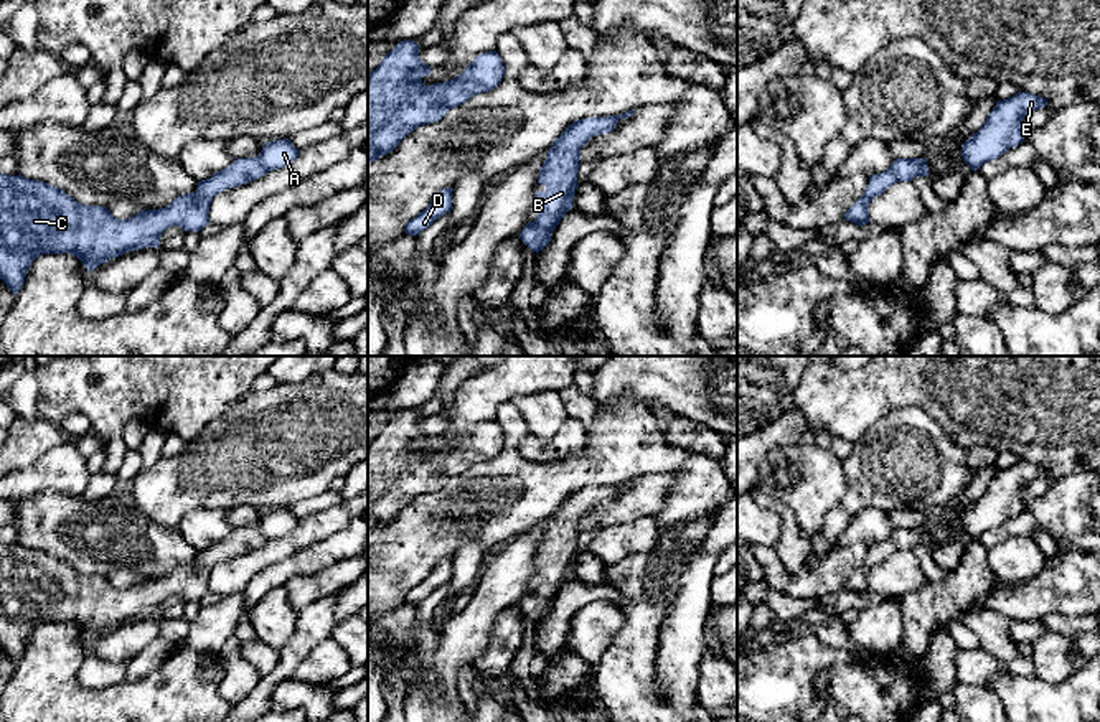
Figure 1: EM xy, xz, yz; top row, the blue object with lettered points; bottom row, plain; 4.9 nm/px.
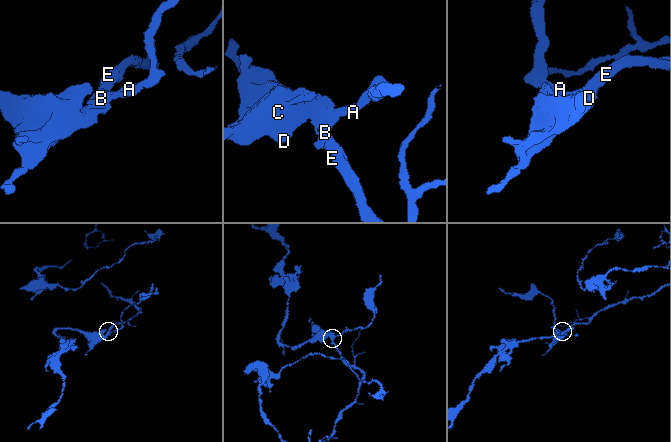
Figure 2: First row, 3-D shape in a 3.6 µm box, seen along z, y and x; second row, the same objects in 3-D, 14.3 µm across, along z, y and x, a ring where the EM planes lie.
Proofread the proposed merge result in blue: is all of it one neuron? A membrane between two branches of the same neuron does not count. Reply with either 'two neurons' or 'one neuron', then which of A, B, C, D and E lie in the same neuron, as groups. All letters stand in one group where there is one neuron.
one neuron; A B C D E

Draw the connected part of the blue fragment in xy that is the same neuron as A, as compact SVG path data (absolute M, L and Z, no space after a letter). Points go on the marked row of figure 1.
M289 138L266 142L257 157L236 158L211 178L198 181L195 193L181 195L160 209L142 209L129 219L114 218L104 206L81 204L63 190L45 181L0 173L0 279L16 295L25 284L28 267L43 254L73 254L91 272L129 251L158 247L162 232L172 226L200 232L209 224L209 204L218 193L284 168L299 153L300 150Z

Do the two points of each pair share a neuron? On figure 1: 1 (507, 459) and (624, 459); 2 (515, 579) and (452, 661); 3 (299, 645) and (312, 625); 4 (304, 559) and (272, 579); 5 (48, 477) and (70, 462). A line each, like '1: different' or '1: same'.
1: same
2: same
3: same
4: same
5: same

